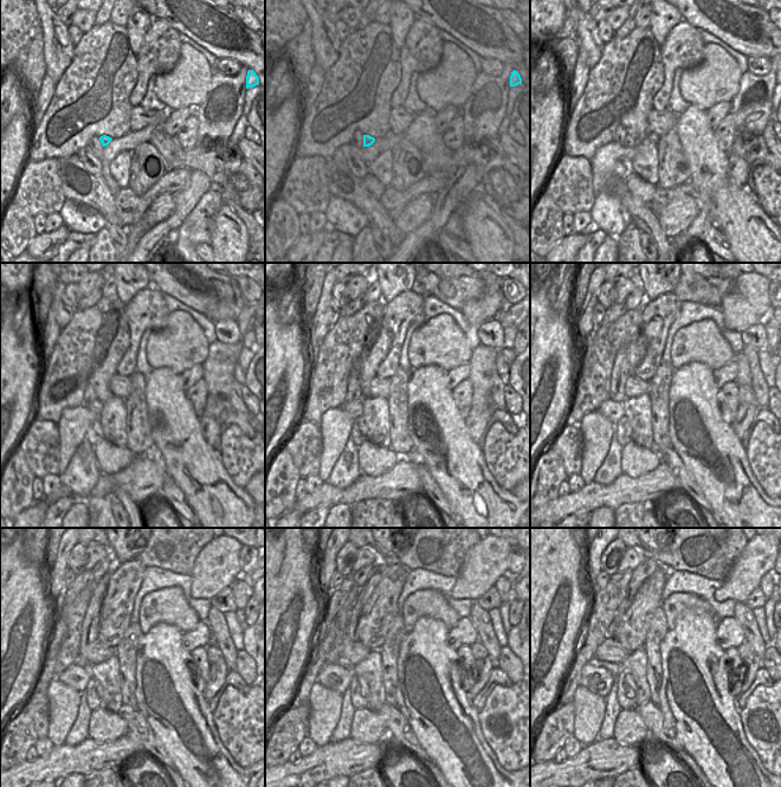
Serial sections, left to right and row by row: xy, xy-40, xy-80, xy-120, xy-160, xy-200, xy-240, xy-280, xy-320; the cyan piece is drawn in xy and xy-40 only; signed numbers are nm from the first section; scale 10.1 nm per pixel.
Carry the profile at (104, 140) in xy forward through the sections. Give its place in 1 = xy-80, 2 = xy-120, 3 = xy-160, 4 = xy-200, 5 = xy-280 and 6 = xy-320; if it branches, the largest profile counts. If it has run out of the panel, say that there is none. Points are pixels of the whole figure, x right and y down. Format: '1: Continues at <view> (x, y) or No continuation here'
1: Continues at xy-80 (630, 141)
2: Continues at xy-120 (96, 406)
3: Continues at xy-160 (355, 408)
4: Continues at xy-200 (614, 411)
5: Continues at xy-280 (333, 676)
6: Continues at xy-320 (596, 679)

